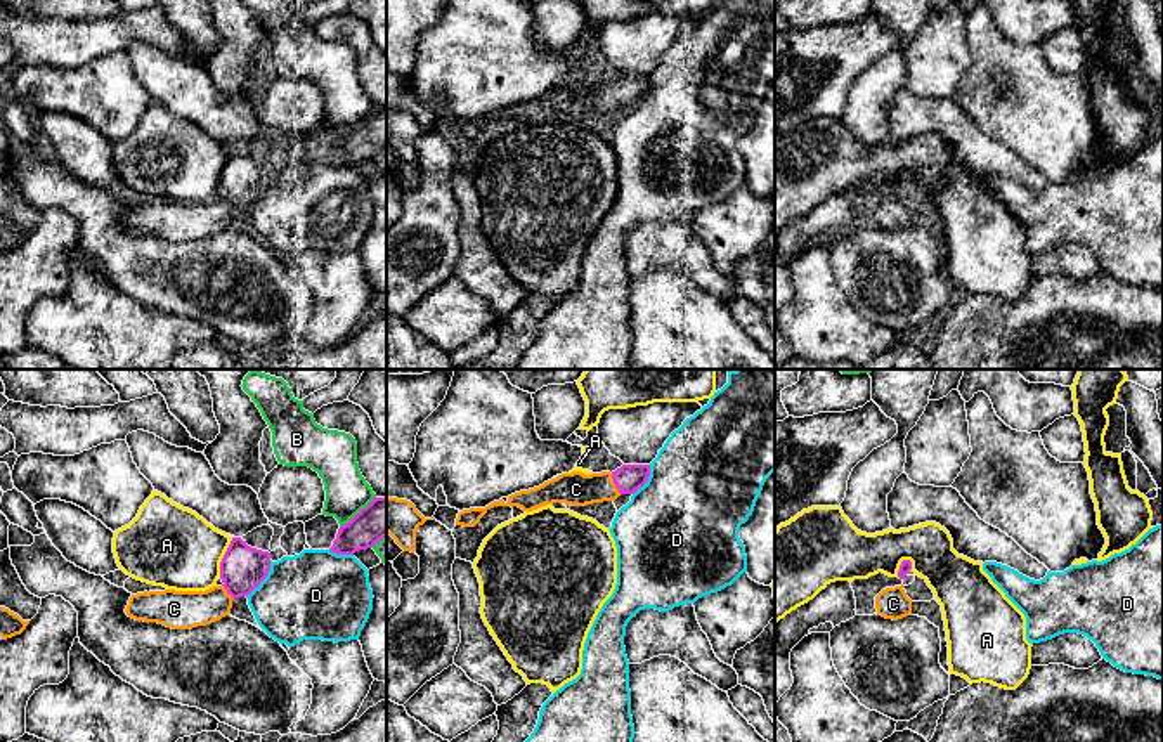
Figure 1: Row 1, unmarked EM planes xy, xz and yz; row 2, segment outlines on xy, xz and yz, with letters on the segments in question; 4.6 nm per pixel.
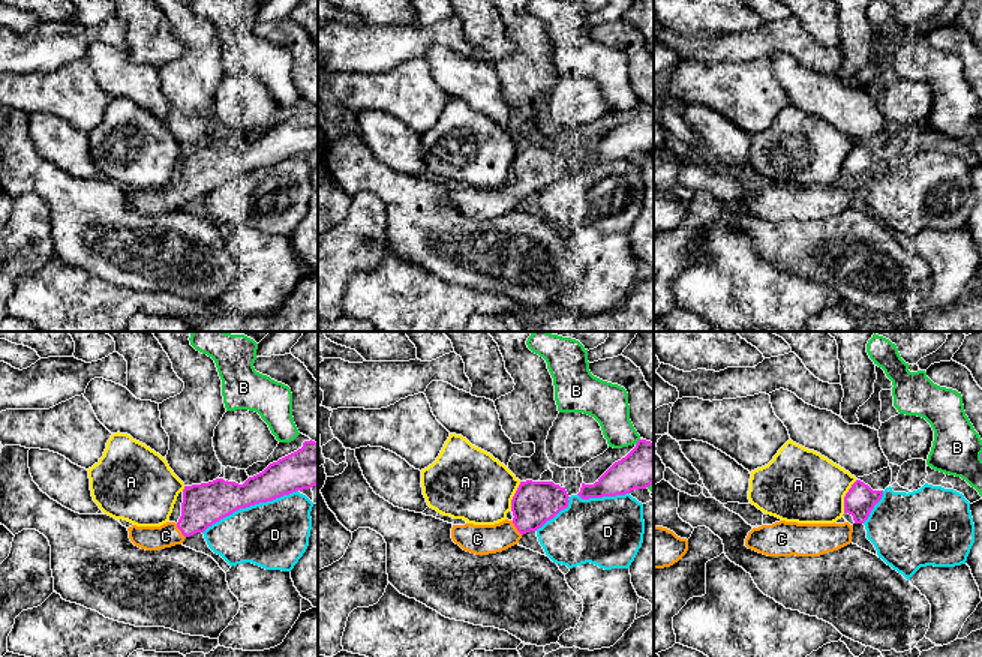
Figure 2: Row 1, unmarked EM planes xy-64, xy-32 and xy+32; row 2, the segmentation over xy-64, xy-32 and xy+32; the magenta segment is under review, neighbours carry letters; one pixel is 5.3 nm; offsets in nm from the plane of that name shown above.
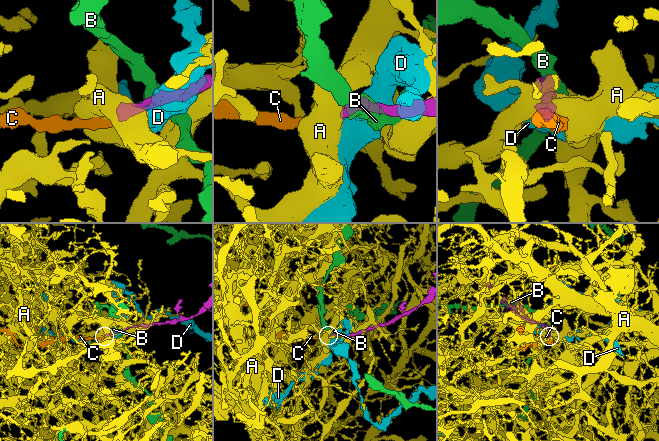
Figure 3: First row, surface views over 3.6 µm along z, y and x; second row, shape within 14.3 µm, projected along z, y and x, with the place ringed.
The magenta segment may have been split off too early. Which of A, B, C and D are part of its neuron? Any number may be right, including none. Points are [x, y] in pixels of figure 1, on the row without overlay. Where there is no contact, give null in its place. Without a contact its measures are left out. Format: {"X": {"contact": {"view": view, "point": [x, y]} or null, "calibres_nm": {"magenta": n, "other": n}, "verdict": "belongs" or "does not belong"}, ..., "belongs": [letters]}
{"A": {"contact": {"view": "xy", "point": [224, 169]}, "calibres_nm": {"magenta": 200, "other": 380}, "verdict": "does not belong"}, "B": {"contact": {"view": "xy", "point": [359, 123]}, "calibres_nm": {"magenta": 190, "other": 200}, "verdict": "does not belong"}, "C": {"contact": {"view": "xz", "point": [616, 96]}, "calibres_nm": {"magenta": 140, "other": 160}, "verdict": "belongs"}, "D": {"contact": {"view": "xy", "point": [264, 189]}, "calibres_nm": {"magenta": 200, "other": 420}, "verdict": "does not belong"}, "belongs": ["C"]}

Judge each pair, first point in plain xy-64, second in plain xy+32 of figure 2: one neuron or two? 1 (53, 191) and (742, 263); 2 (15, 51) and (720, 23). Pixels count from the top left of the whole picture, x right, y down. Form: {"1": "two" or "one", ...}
{"1": "two", "2": "two"}

